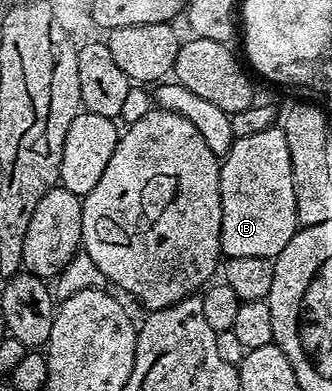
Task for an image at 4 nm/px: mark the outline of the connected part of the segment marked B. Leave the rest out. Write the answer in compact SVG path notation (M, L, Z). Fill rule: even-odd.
M275 125L243 139L235 138L230 152L221 160L218 172L223 256L273 260L300 229L292 153L285 130Z

